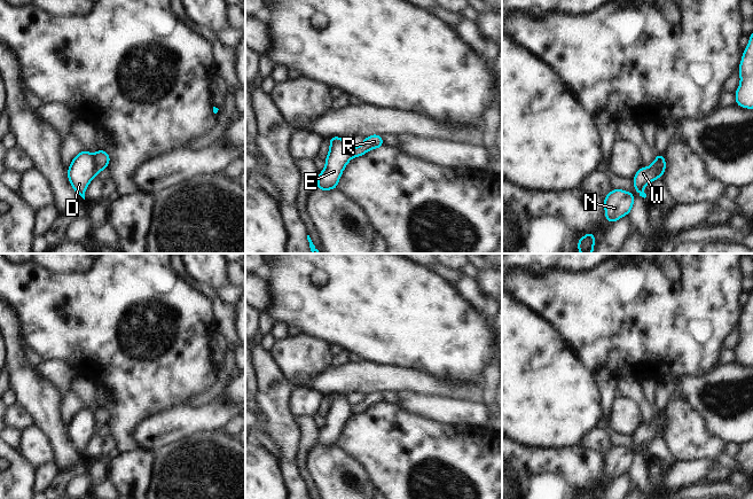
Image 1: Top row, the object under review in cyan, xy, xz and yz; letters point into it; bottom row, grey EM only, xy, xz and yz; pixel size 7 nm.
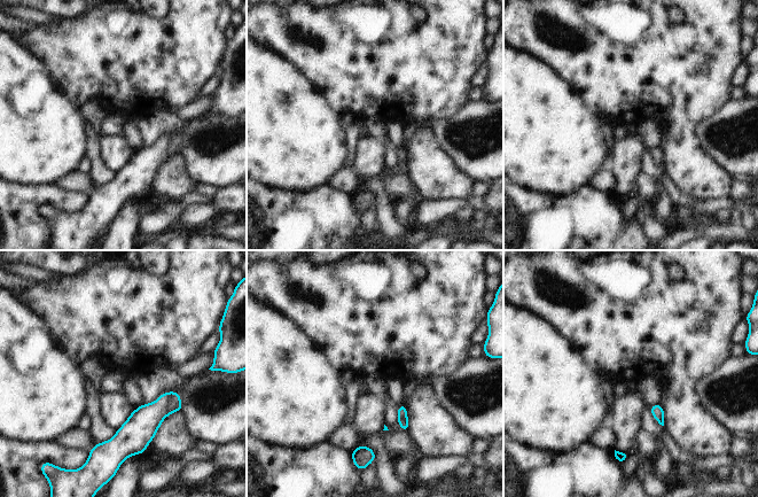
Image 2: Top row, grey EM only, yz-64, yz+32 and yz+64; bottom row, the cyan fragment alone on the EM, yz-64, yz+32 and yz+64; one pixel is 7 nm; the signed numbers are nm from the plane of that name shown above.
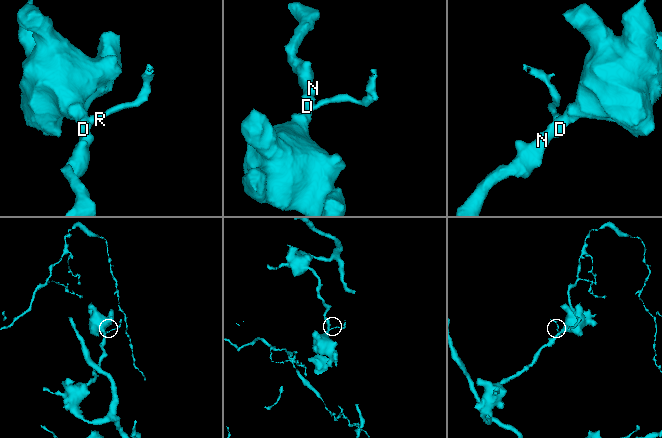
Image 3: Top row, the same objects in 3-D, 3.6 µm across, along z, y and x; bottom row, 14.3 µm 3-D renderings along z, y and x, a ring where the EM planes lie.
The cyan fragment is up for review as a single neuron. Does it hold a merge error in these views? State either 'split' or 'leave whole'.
split

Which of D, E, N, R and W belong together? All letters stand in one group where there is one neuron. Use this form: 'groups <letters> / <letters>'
groups D E N W / R

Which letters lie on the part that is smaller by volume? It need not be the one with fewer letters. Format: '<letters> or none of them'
R

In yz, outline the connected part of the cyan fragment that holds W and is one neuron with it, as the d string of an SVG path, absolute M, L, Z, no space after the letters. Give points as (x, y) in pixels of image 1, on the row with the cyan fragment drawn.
M659 154L659 159L653 161L652 165L650 167L642 166L633 178L633 182L635 186L635 189L638 192L640 196L646 197L646 194L643 192L643 187L648 186L650 182L659 178L659 171L661 170L665 172L666 169L666 162L665 162L665 155Z

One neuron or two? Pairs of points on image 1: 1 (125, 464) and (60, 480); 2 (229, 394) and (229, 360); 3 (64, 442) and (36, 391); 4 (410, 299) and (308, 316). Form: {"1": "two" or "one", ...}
{"1": "two", "2": "two", "3": "one", "4": "one"}

